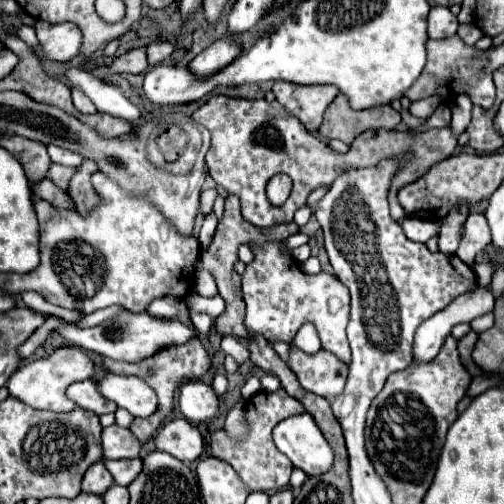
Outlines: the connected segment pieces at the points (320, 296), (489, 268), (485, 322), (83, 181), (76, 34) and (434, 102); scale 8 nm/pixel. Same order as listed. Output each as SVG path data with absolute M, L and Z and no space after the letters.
M278 241L262 245L248 243L254 259L242 273L242 293L246 301L246 327L264 335L268 341L280 339L292 343L304 323L314 323L322 341L322 349L334 353L340 361L350 363L350 347L346 339L348 325L348 289L330 273L306 275L292 255L278 253Z
M484 261L484 263L478 263L474 265L474 273L476 273L476 281L478 281L478 287L490 287L490 281L492 281L492 275L494 275L494 263L492 261Z
M489 312L482 316L479 316L470 322L470 326L476 333L482 333L486 329L490 329L494 325L494 314Z
M84 159L84 163L80 165L80 169L76 171L76 175L72 179L70 195L72 195L72 199L74 199L74 203L76 203L76 207L78 207L80 213L88 213L98 203L98 197L94 195L92 185L90 185L90 175L94 171L98 171L96 163Z
M38 21L36 37L38 37L38 47L32 51L40 59L68 63L72 57L78 55L80 31L76 31L76 27L72 27L72 23L50 25L50 23Z
M438 97L420 99L420 101L410 103L408 111L410 111L414 117L418 117L418 119L428 119L428 117L434 113L434 109L436 109L438 105L440 105L440 99L438 99Z

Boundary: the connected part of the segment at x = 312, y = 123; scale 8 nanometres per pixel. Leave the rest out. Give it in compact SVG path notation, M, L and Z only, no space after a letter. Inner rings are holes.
M274 83L272 87L276 99L296 115L304 127L314 133L320 123L326 107L340 93L334 85L292 85L292 83Z

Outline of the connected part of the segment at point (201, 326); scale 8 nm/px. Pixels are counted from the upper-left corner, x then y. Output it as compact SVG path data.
M194 315L192 323L198 329L198 335L208 335L208 331L212 327L212 317L208 317L208 315Z

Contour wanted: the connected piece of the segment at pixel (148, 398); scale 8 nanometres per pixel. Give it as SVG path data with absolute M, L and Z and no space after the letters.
M106 373L106 377L98 381L98 387L106 399L130 411L134 417L150 417L158 409L156 393L142 379Z

